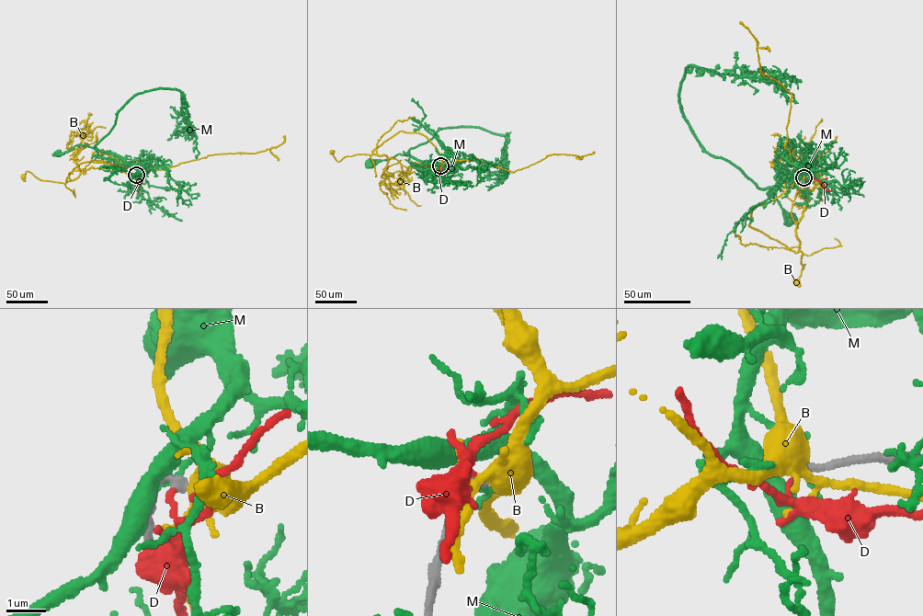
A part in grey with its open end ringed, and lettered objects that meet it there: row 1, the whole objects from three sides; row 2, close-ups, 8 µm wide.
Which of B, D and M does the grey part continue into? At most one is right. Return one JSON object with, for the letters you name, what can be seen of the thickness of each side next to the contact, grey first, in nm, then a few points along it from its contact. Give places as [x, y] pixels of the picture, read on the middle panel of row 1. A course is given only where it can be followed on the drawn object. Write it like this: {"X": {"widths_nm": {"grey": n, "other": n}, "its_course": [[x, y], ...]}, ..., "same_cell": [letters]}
{"same_cell": []}

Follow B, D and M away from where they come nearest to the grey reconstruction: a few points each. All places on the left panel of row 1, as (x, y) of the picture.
B: (137, 175), (109, 164), (90, 161), (74, 167), (64, 183), (40, 180), (27, 171), (22, 176)
D: (137, 175), (138, 192)
M: (137, 175), (136, 170), (119, 157), (85, 144), (57, 154)

